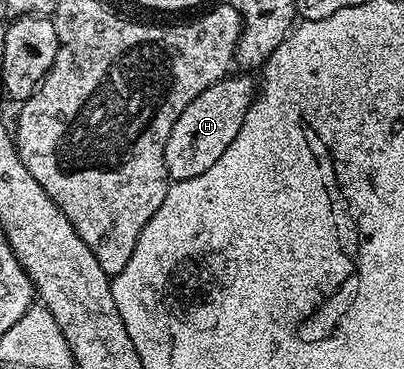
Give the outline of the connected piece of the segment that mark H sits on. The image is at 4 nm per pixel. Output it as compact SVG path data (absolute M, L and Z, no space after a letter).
M235 72L221 79L217 84L205 88L181 116L177 116L177 124L173 124L173 132L169 132L169 140L165 144L165 168L168 179L180 182L193 176L201 176L205 168L217 164L221 152L233 144L233 136L241 132L241 124L245 120L245 112L251 106L257 93L257 82L254 77L243 72Z

